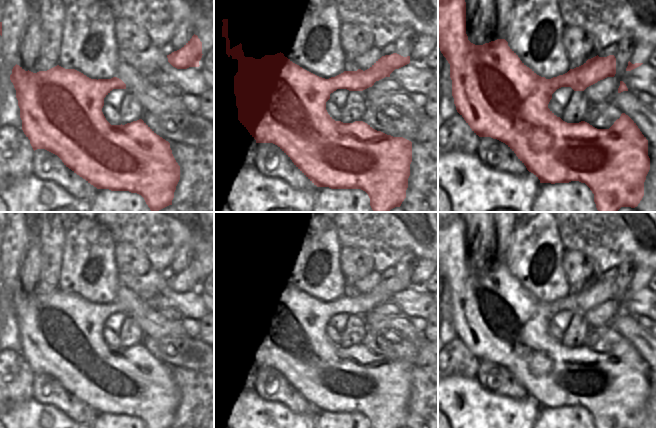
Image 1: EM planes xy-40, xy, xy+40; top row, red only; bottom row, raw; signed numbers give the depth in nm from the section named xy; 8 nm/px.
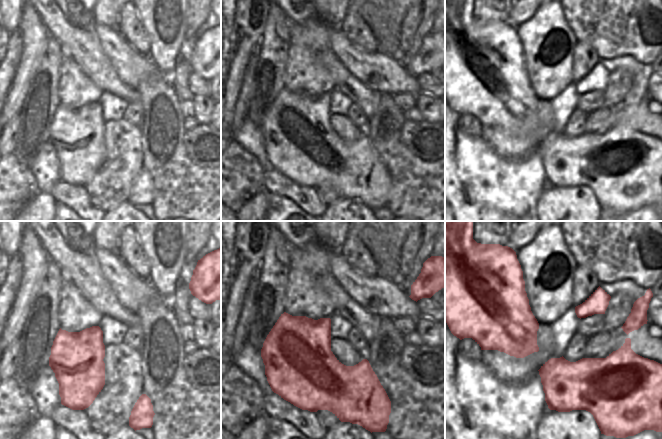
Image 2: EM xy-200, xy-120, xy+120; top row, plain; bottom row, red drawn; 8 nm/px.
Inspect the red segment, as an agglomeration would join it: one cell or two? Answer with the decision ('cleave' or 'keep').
cleave

